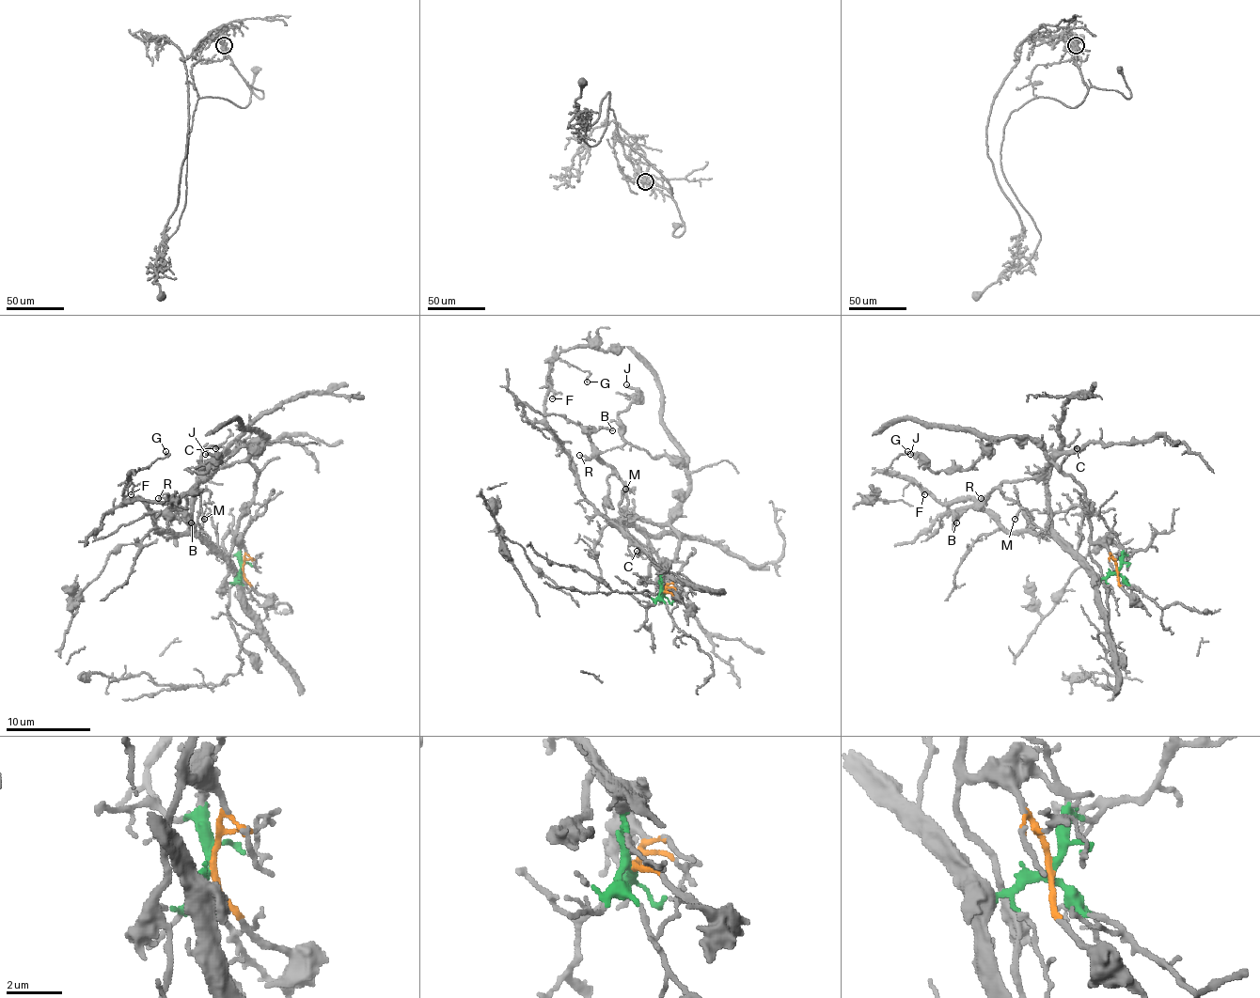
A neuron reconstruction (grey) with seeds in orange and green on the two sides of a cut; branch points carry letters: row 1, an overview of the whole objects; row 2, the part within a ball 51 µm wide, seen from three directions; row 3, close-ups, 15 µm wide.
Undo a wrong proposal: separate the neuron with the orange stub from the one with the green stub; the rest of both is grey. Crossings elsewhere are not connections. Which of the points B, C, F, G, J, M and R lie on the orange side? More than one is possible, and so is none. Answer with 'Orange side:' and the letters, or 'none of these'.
Orange side: B, J, R

